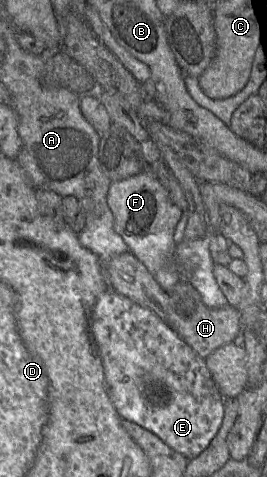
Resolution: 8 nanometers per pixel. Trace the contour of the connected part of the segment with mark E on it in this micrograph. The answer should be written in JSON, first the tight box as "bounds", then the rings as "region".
{"bounds":[92,289,225,459],"region":[[[112,289],[105,291],[94,306],[92,331],[103,363],[105,389],[121,419],[154,433],[187,459],[202,453],[221,427],[225,405],[205,359],[153,311]]]}

